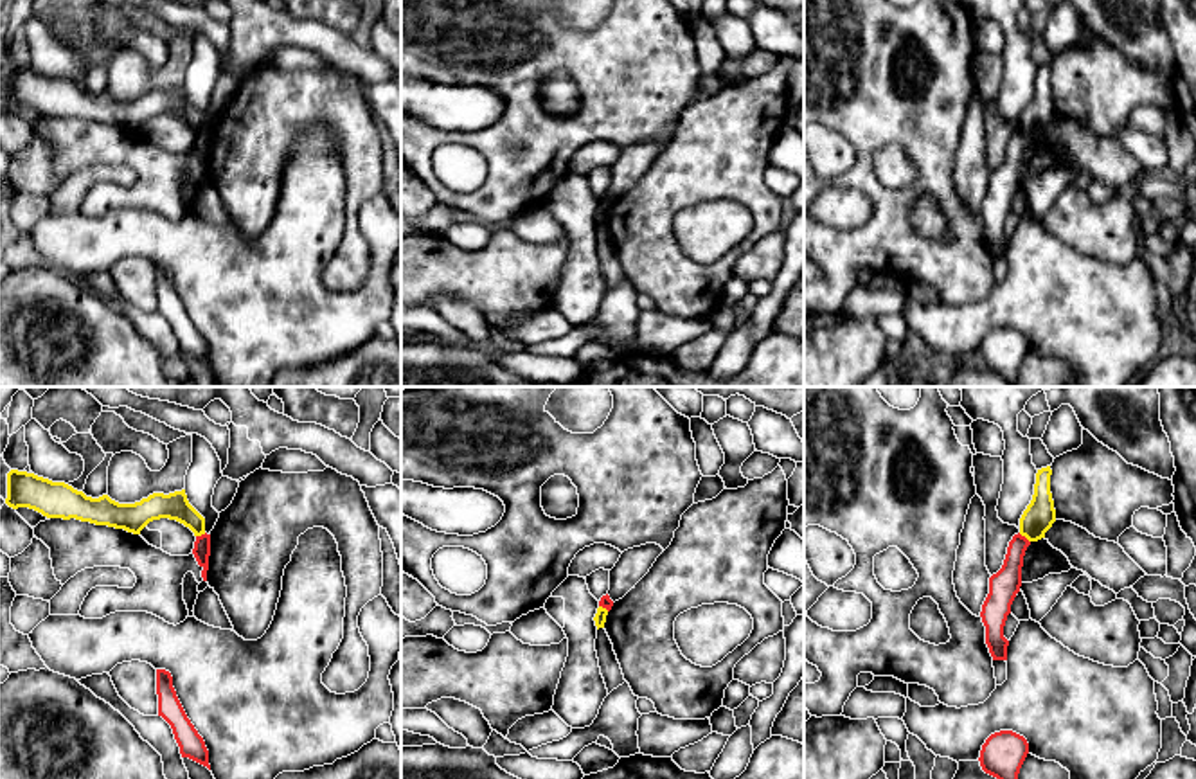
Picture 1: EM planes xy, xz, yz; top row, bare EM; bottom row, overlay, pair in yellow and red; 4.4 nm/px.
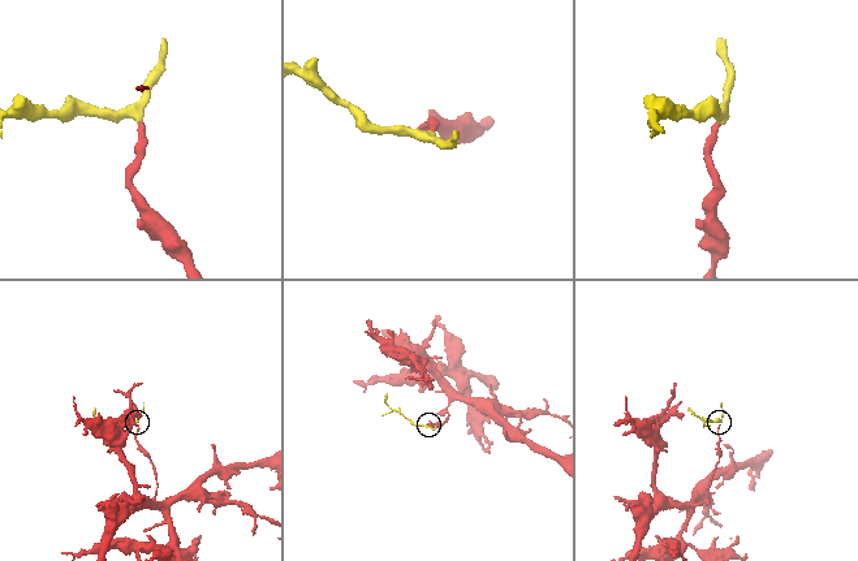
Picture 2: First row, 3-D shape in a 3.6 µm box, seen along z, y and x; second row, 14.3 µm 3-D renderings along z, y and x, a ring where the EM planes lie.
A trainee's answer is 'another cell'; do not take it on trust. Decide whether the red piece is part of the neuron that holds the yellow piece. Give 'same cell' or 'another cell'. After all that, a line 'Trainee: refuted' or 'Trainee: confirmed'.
another cell
Trainee: confirmed

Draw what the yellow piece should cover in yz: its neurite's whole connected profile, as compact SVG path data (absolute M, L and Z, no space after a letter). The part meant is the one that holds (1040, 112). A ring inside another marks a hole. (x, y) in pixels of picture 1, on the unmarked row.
M1050 63L1038 67L1034 92L1020 115L1020 131L1029 139L1045 135L1045 130L1056 119L1056 106L1050 90Z

